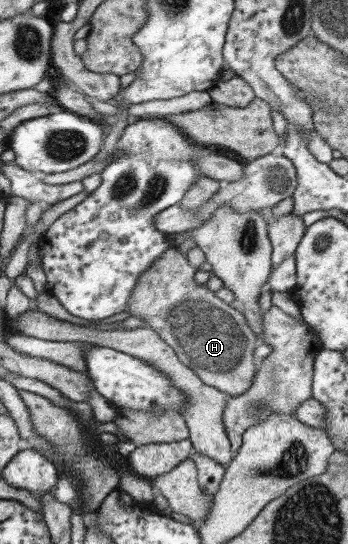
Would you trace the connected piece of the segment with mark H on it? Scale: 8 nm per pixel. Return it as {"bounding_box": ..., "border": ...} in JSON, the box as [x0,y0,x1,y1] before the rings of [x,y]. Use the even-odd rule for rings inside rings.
{"bounding_box":[126,247,258,397],"border":[[[169,247],[160,256],[156,257],[156,260],[147,267],[146,270],[142,271],[142,274],[139,274],[138,281],[135,282],[133,289],[130,293],[130,298],[128,299],[126,305],[126,311],[129,311],[130,315],[133,317],[138,317],[141,319],[142,323],[146,327],[150,327],[157,333],[157,335],[167,344],[169,347],[173,348],[173,351],[176,353],[178,360],[182,364],[186,364],[188,368],[191,368],[197,375],[198,379],[204,384],[211,388],[214,388],[217,391],[230,397],[237,397],[242,395],[253,383],[254,375],[257,370],[258,362],[253,357],[252,351],[257,346],[257,337],[249,329],[246,324],[244,315],[241,313],[241,302],[240,301],[231,301],[231,303],[225,303],[221,301],[212,291],[207,289],[205,284],[198,284],[194,280],[194,275],[196,268],[191,267],[190,262],[186,259],[186,256],[181,254],[176,247]]]}

